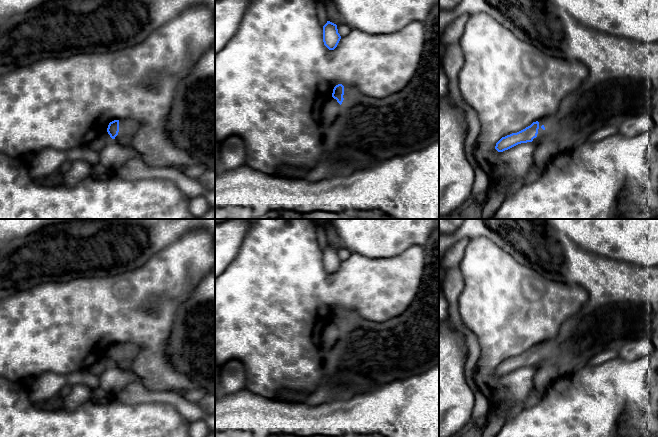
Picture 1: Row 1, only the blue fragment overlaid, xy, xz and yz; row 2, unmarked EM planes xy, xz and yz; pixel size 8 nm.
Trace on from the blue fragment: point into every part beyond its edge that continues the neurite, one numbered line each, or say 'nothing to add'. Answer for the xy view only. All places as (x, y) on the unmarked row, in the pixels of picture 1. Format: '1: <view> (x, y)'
1: xy (128, 351)

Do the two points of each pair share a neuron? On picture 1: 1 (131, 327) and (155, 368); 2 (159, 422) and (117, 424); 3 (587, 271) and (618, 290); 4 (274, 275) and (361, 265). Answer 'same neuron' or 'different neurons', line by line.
1: same neuron
2: same neuron
3: same neuron
4: same neuron

